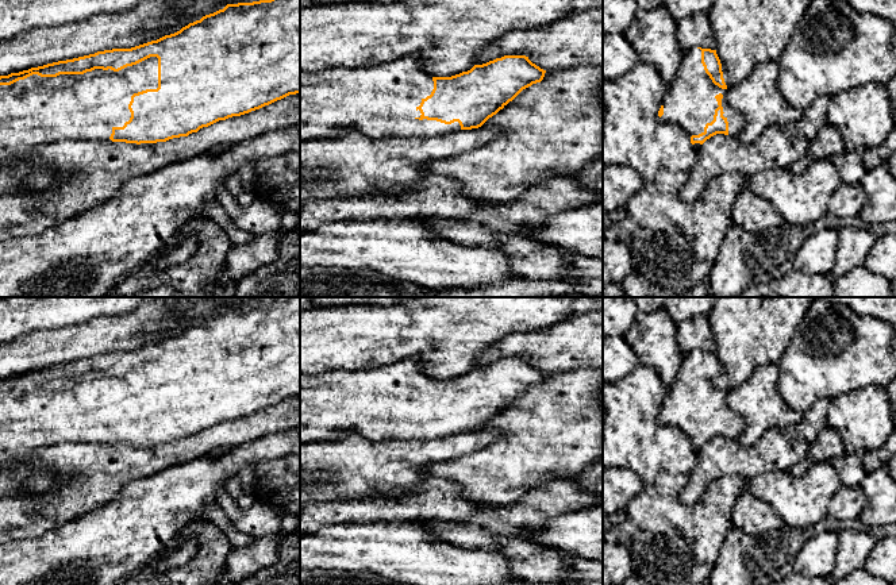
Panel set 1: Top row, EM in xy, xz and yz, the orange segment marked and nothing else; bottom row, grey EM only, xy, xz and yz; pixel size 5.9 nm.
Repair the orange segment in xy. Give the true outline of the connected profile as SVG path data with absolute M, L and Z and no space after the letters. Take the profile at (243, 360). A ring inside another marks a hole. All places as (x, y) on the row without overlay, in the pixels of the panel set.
M300 297L227 307L180 334L131 351L112 351L0 378L0 472L55 444L157 446L300 396Z

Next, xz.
M418 358L357 372L300 374L300 442L343 439L359 434L370 440L437 439L481 430L523 392L541 385L546 373L526 358L504 358L451 380L431 380Z

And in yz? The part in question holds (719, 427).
M695 350L684 355L658 419L682 430L695 453L716 436L739 438L745 420L727 405L727 388L716 353Z

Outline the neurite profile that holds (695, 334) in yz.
M708 315L680 323L677 326L677 339L684 355L695 350L716 353L716 340Z

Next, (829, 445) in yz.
M826 426L818 439L810 444L804 459L797 462L789 473L795 477L804 476L815 463L831 461L845 453L843 442L837 430Z

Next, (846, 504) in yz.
M842 485L831 497L828 516L841 522L860 519L865 503L866 496L860 485Z

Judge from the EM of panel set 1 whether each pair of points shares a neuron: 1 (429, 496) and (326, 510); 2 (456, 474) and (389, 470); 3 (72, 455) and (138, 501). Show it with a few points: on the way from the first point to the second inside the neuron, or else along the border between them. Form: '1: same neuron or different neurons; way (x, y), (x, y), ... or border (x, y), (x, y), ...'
1: same neuron; way (403, 507), (352, 511)
2: different neurons; border (456, 458), (437, 461), (425, 470)
3: different neurons; border (150, 476), (129, 482), (110, 501), (96, 510)

